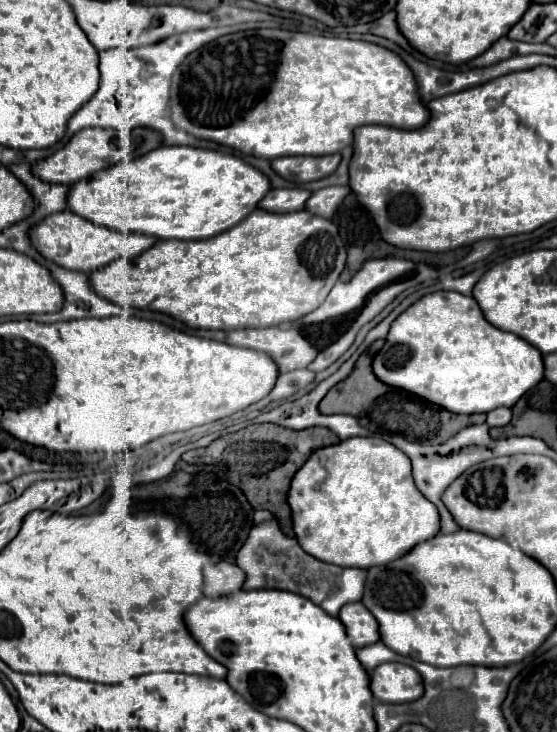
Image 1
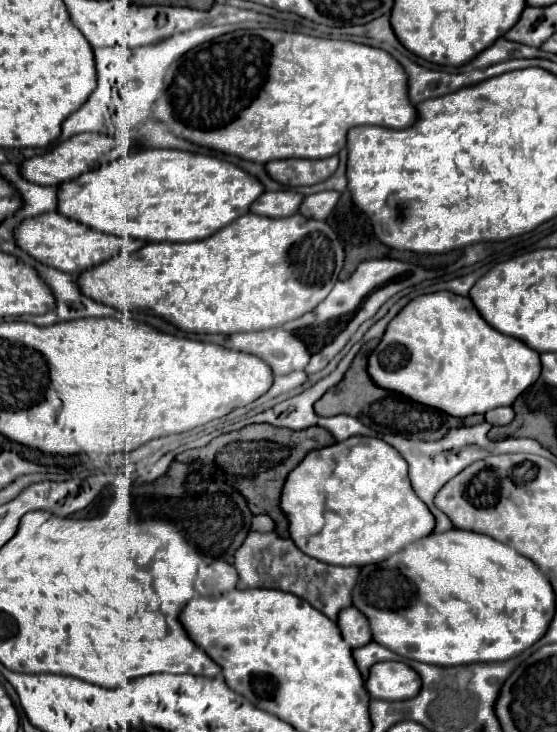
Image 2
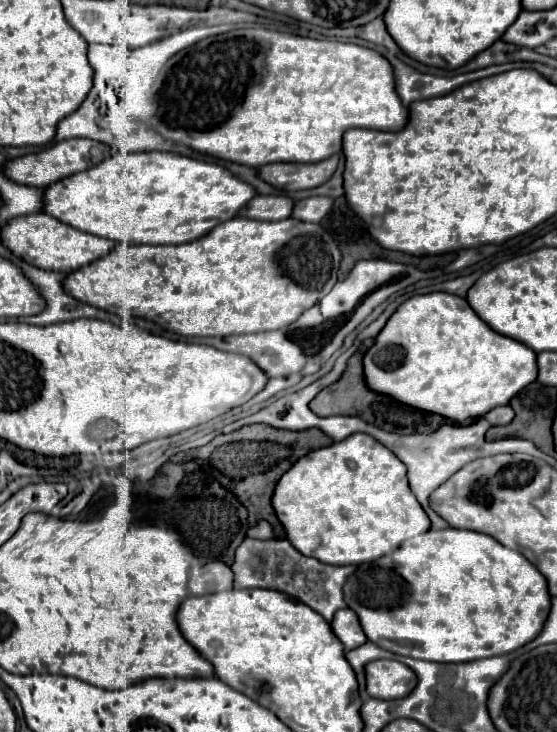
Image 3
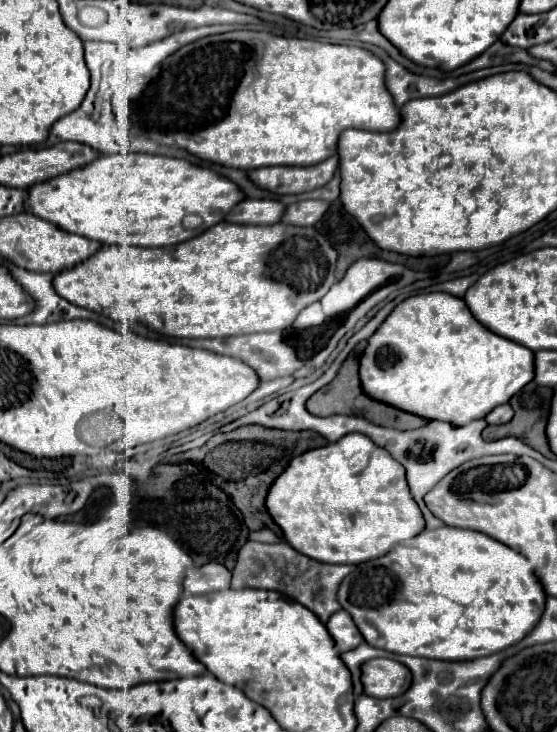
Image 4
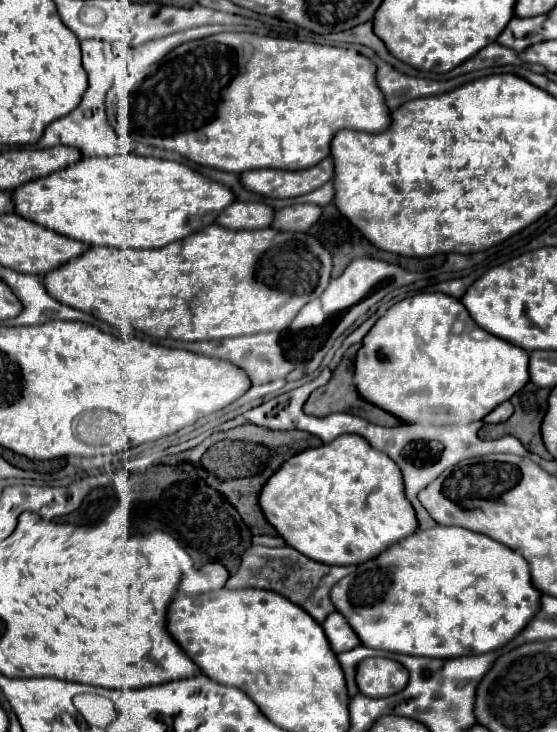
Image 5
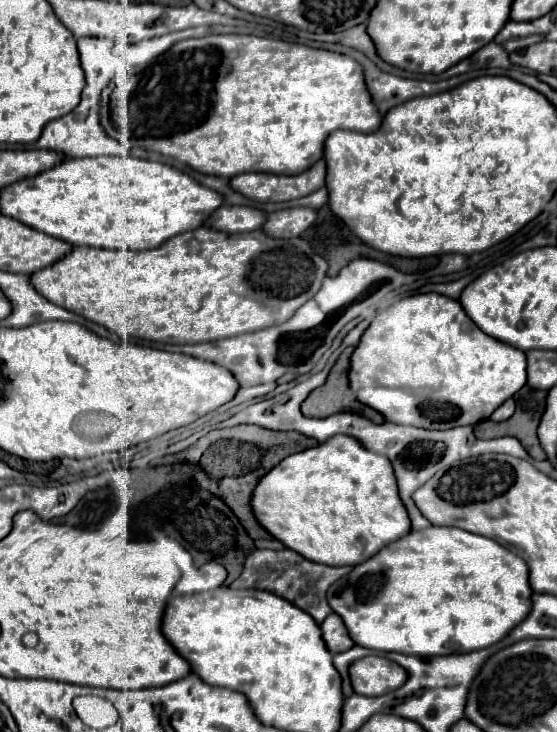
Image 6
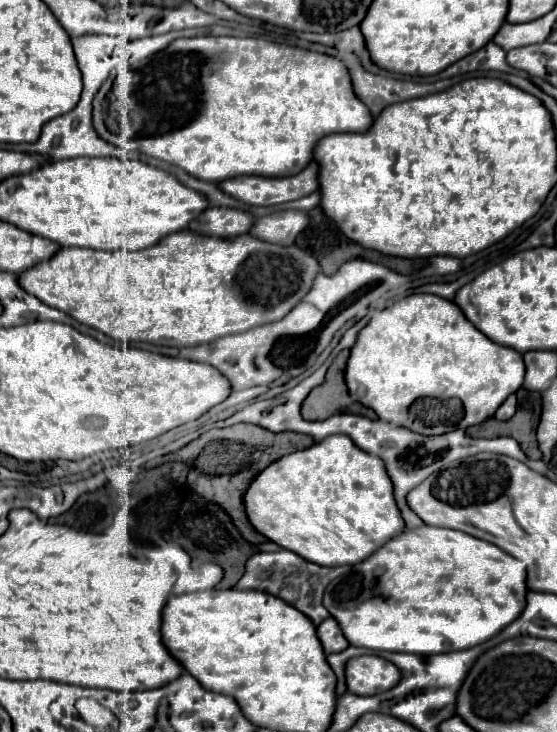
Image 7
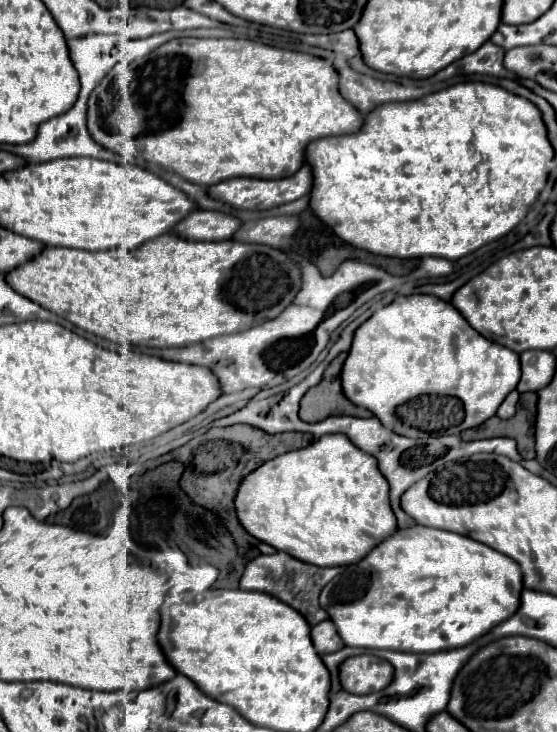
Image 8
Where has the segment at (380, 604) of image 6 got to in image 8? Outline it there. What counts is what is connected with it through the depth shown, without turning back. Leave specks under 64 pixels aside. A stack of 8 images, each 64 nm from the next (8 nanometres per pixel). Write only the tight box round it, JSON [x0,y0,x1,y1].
[320,524,522,652]

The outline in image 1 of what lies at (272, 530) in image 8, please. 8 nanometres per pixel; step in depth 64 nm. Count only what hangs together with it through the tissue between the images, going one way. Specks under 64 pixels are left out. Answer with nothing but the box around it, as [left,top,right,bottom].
[288,436,440,568]

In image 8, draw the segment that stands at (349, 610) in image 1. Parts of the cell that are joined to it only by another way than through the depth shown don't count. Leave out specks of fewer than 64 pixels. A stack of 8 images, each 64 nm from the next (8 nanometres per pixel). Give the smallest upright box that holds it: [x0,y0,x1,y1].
[310,620,344,656]

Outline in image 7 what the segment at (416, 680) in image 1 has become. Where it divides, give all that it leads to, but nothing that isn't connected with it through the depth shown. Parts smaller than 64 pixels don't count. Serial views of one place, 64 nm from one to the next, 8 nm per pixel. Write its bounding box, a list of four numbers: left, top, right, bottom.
[346,656,400,696]

